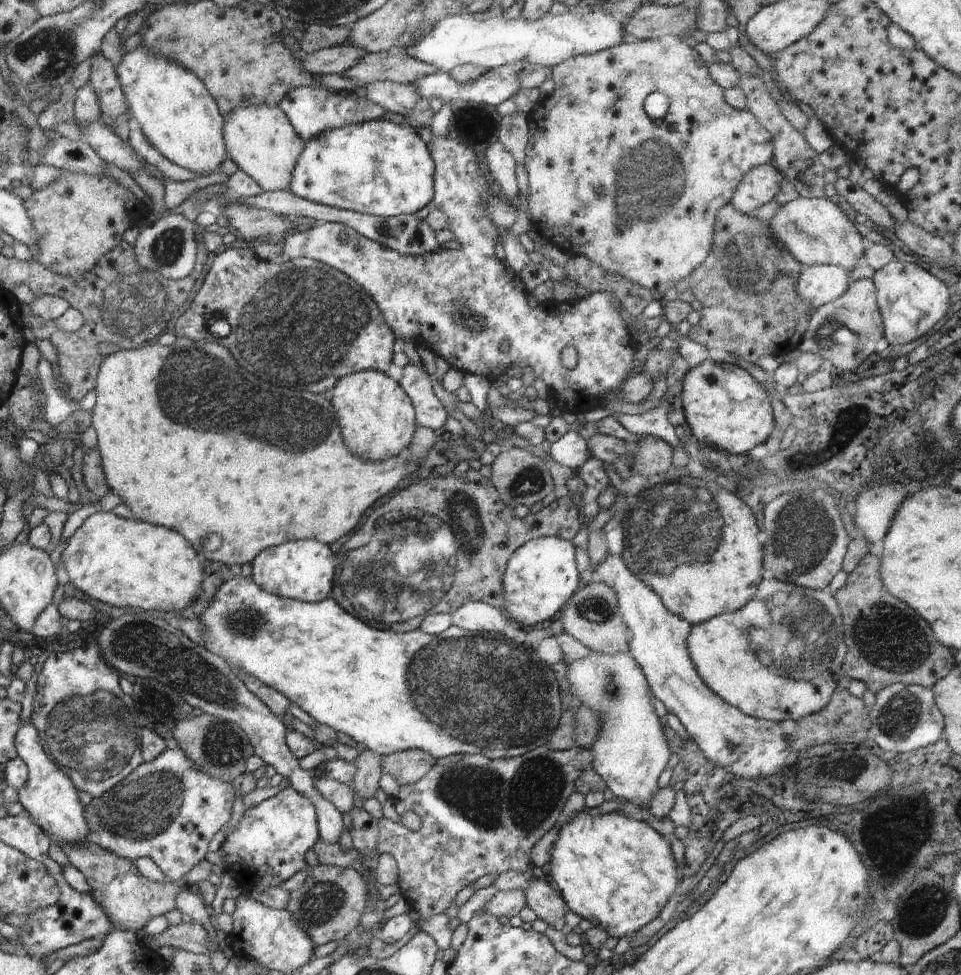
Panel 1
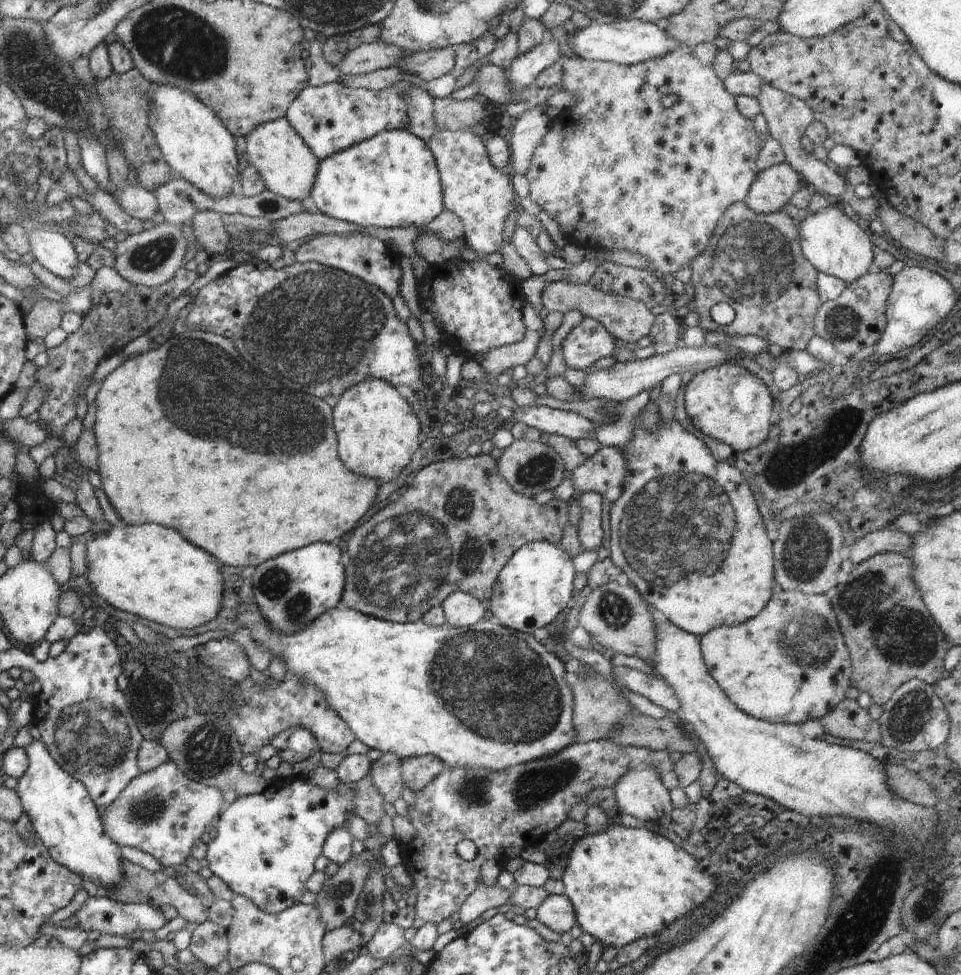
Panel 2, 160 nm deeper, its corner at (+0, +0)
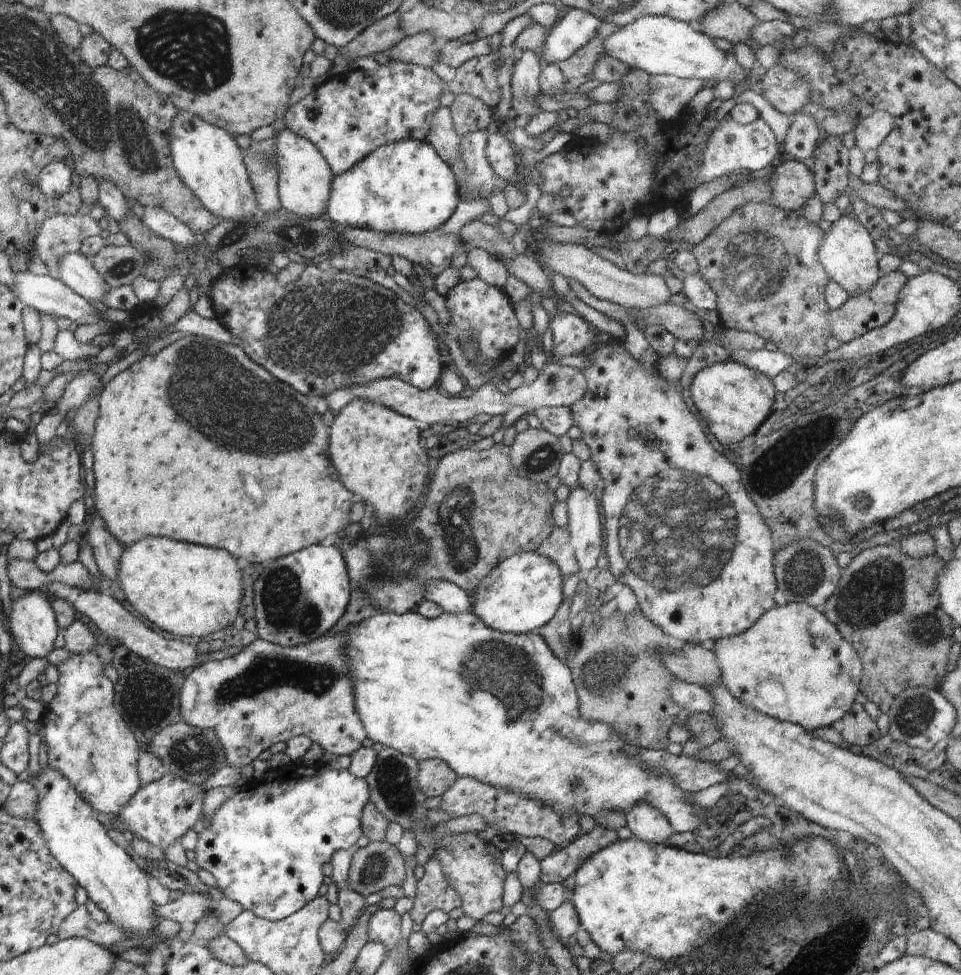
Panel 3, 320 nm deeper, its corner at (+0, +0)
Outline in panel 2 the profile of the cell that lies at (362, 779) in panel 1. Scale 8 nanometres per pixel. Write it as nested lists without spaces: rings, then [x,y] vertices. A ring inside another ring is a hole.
[[[368,773],[362,780],[355,783],[355,814],[367,824],[376,826],[385,815],[384,800],[378,789],[372,786],[371,776]]]

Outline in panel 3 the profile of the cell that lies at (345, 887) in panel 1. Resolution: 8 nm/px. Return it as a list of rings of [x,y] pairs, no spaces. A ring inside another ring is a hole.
[[[370,841],[352,855],[348,884],[363,897],[376,894],[390,884],[404,884],[404,858],[396,846],[388,841]]]

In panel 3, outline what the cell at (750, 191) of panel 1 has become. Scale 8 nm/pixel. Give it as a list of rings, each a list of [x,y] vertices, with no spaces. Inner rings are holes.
[[[785,157],[774,169],[768,177],[772,193],[771,200],[768,204],[777,206],[783,211],[800,211],[802,206],[815,194],[814,175],[810,173],[809,168],[803,161],[796,160],[792,157]]]

